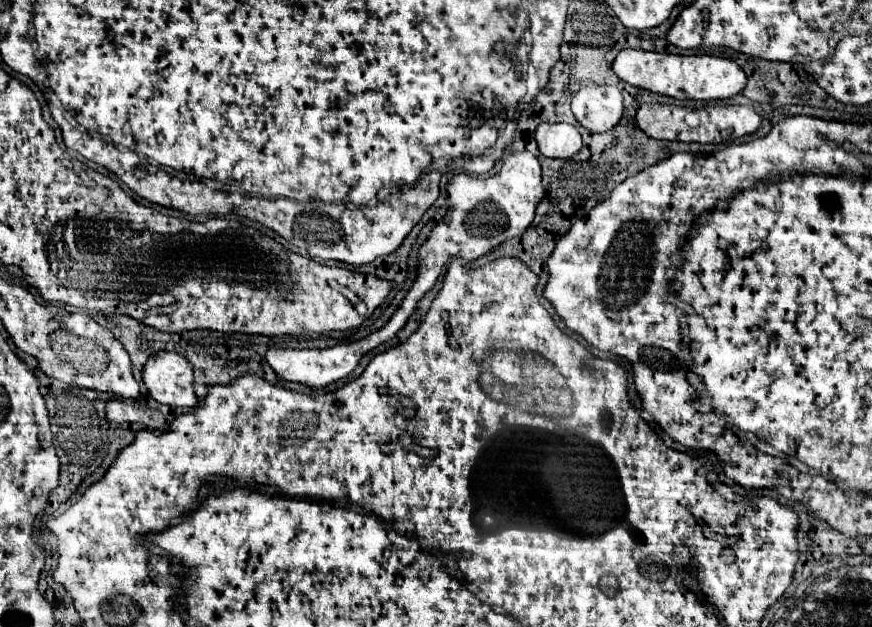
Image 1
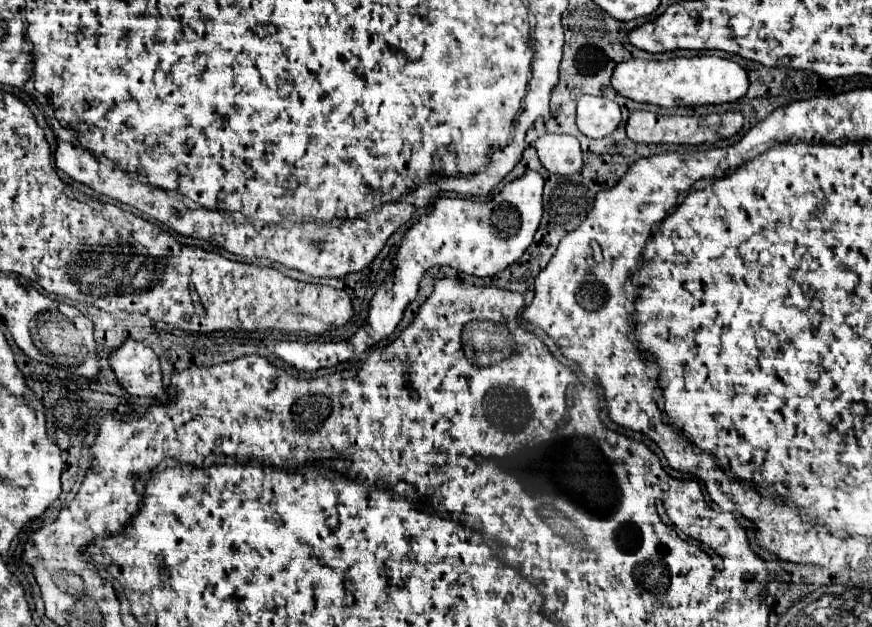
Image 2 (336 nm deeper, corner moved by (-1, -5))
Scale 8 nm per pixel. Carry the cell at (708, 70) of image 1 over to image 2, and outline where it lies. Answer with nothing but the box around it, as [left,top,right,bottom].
[612,57,748,107]

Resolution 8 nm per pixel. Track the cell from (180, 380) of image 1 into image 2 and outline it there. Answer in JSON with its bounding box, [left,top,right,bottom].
[110,341,168,401]

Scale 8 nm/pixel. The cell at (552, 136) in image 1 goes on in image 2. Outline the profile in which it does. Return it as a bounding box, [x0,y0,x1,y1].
[534,135,582,175]

